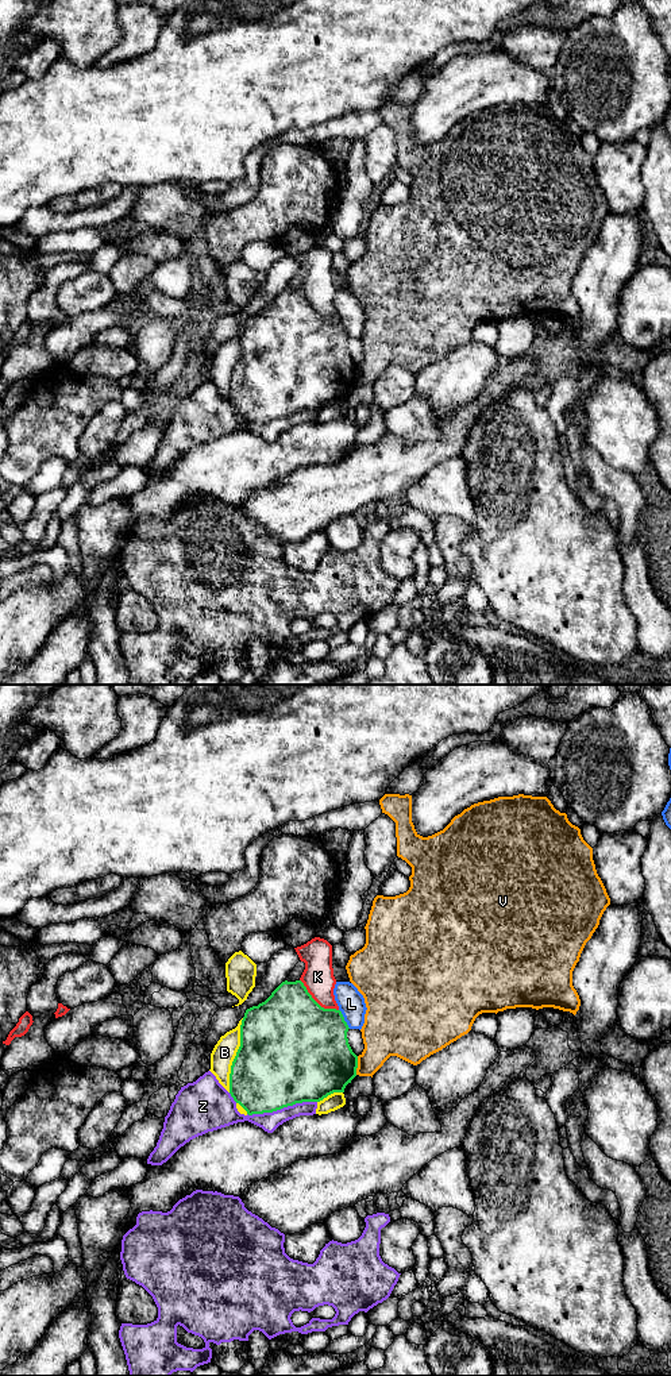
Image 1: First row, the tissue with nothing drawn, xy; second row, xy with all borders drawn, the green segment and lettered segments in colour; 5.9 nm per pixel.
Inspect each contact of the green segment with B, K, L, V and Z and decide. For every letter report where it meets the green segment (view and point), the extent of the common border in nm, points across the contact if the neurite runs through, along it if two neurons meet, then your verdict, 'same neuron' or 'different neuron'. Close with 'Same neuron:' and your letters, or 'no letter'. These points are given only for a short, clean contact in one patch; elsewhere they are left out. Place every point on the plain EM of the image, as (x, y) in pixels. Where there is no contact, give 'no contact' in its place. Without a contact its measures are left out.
B: meets green in xy at (236, 363); contact 440 nm long; different neuron
K: meets green in xy at (315, 309); contact 300 nm long; different neuron
L: meets green in xy at (343, 327); contact 140 nm long; different neuron
V: meets green in xy at (357, 374); contact 110 nm long; border along xy (358, 365), (355, 382); different neuron
Z: meets green in xy at (281, 416); contact 420 nm long; different neuron
Same neuron: no letter

